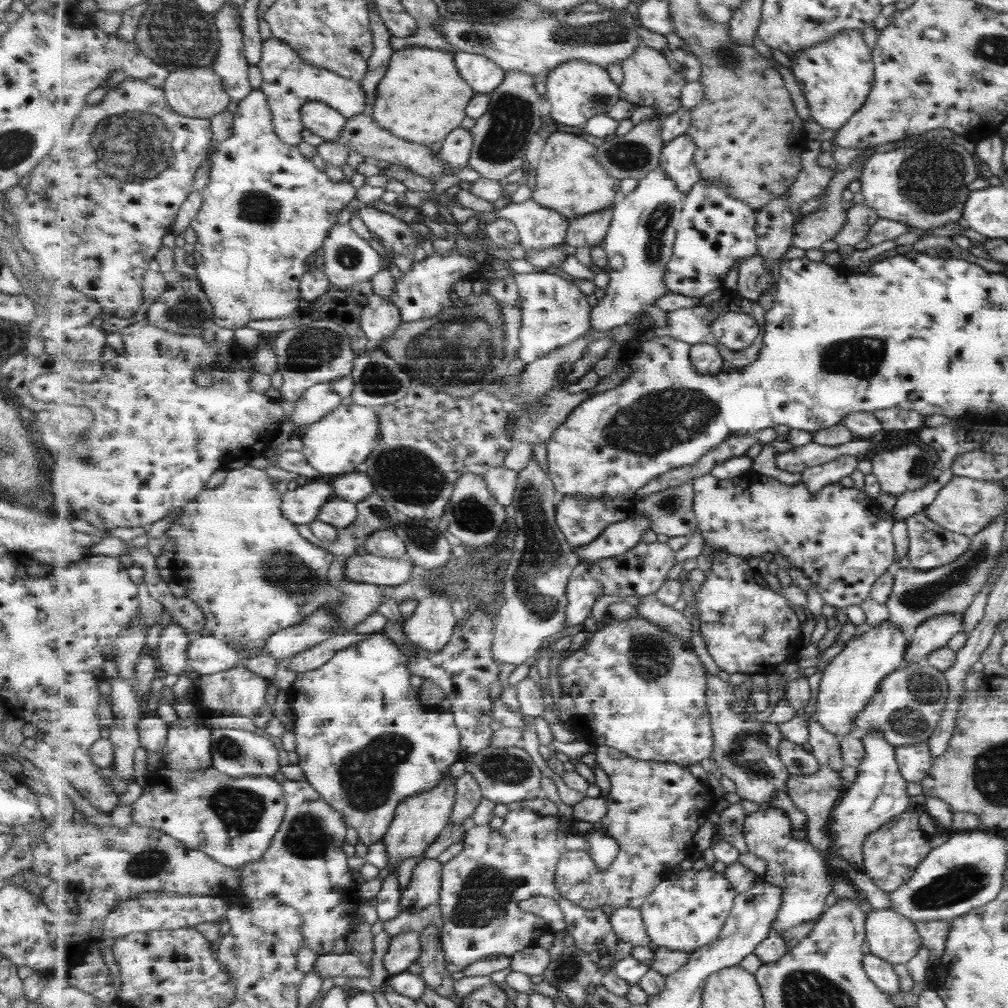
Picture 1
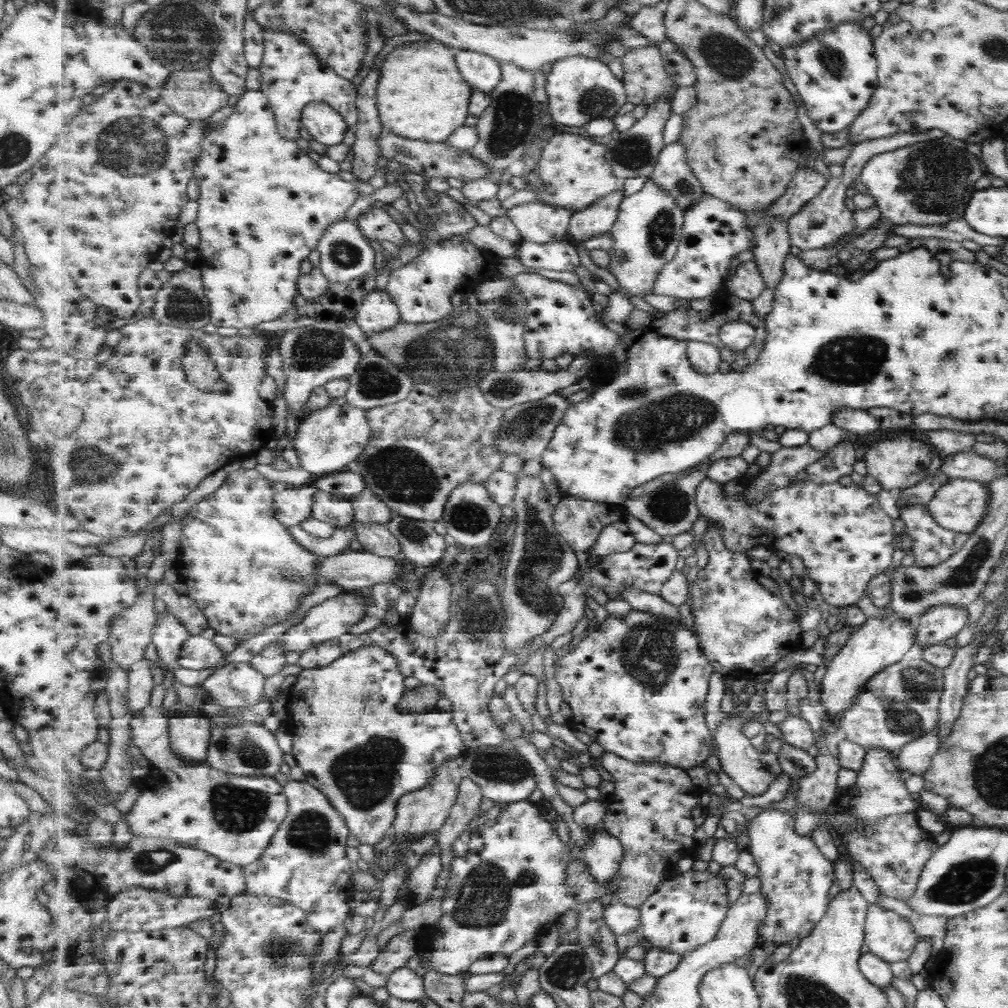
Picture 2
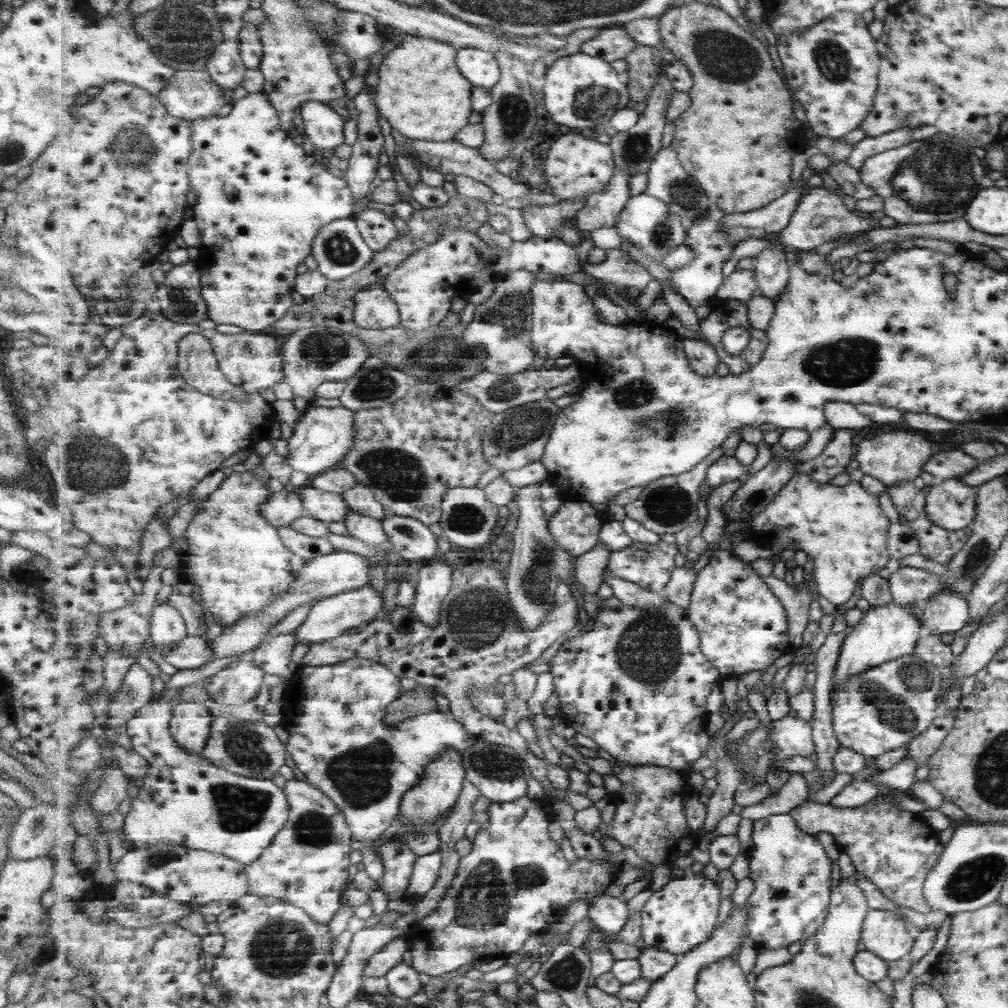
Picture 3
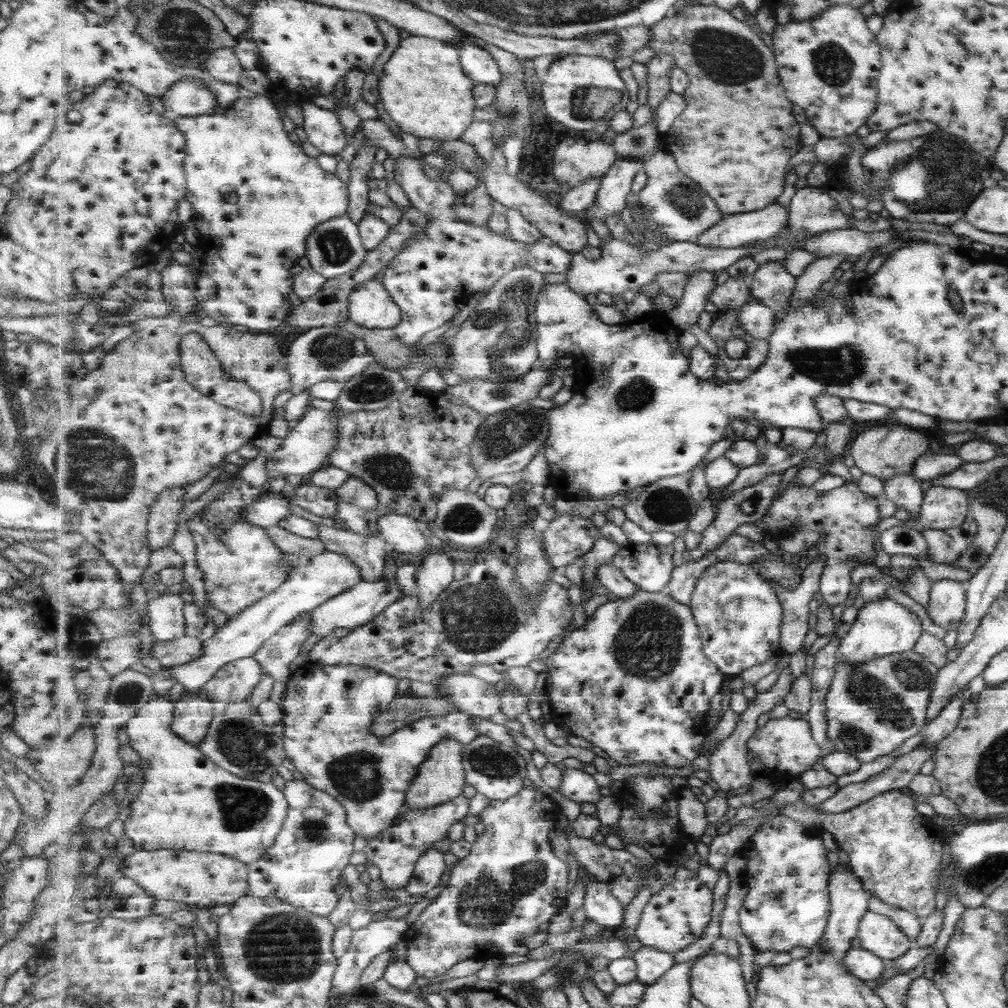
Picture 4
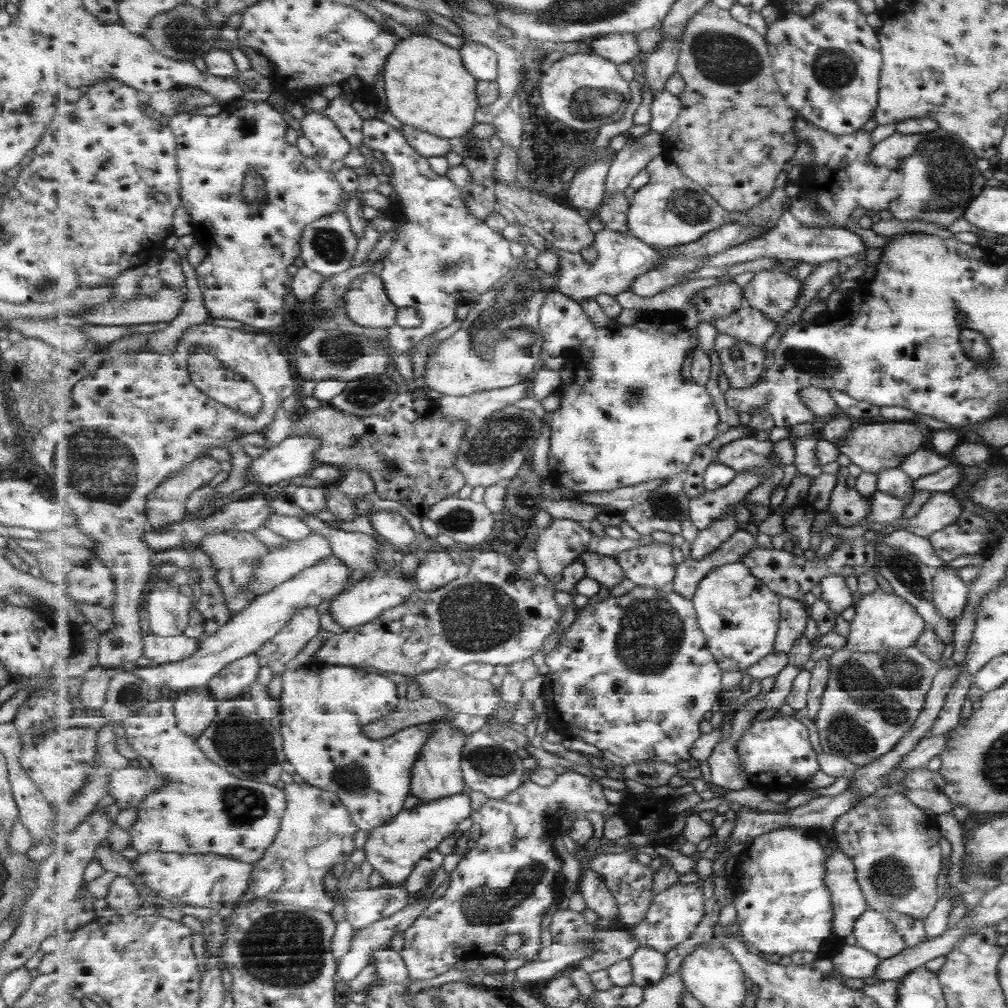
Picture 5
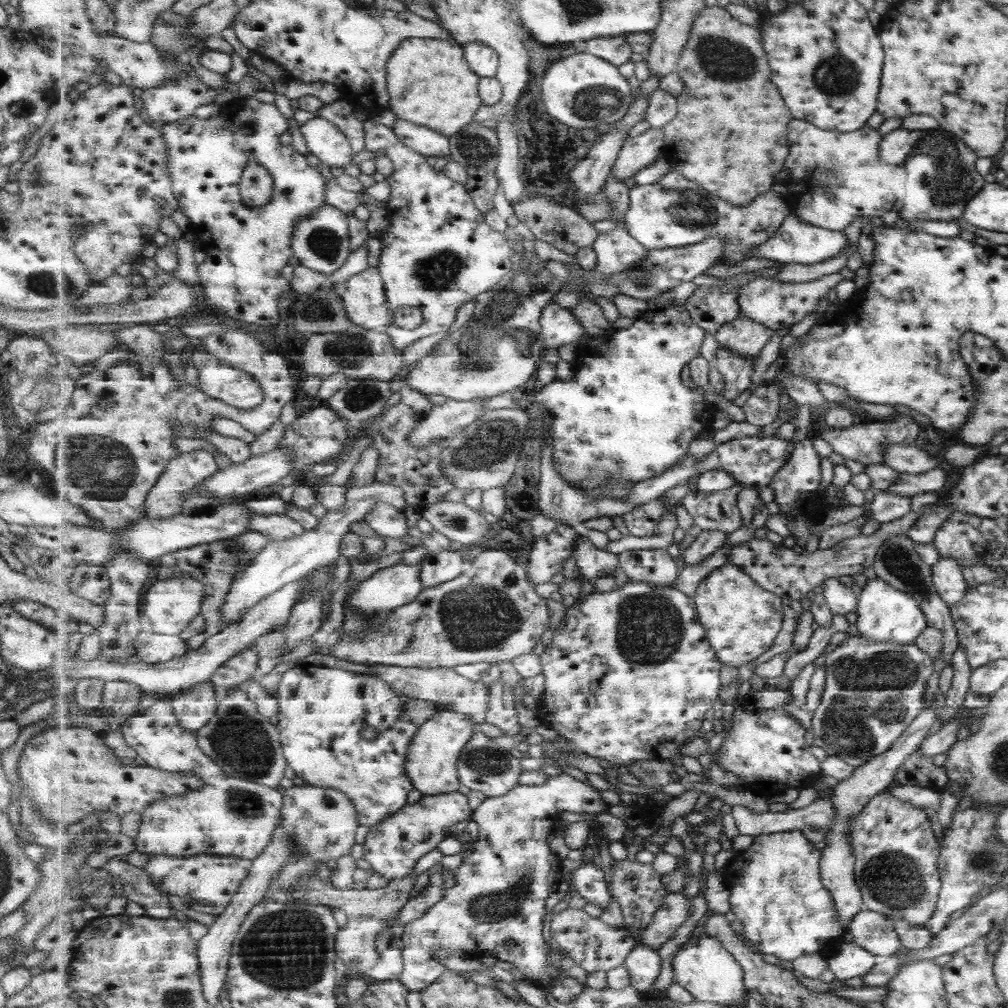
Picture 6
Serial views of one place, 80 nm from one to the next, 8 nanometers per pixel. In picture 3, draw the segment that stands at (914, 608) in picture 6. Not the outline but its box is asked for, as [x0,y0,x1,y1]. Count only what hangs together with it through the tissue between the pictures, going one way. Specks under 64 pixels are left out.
[832,604,919,700]

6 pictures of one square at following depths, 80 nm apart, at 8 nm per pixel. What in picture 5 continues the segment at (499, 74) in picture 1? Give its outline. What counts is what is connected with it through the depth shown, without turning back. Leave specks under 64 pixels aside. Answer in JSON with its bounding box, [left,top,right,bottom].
[460,40,499,82]

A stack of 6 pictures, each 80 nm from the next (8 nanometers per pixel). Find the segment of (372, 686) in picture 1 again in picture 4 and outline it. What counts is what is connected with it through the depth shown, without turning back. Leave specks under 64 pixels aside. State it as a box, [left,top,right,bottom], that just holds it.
[280,662,480,840]

